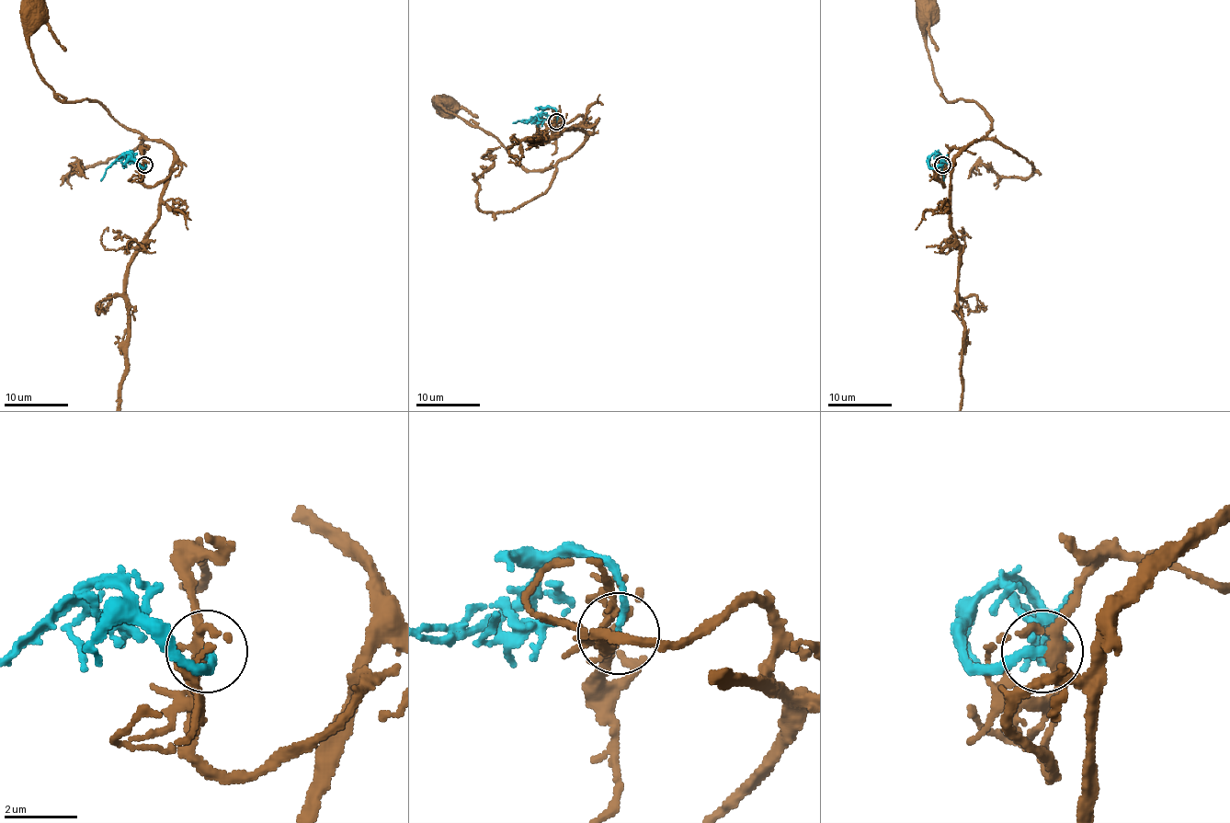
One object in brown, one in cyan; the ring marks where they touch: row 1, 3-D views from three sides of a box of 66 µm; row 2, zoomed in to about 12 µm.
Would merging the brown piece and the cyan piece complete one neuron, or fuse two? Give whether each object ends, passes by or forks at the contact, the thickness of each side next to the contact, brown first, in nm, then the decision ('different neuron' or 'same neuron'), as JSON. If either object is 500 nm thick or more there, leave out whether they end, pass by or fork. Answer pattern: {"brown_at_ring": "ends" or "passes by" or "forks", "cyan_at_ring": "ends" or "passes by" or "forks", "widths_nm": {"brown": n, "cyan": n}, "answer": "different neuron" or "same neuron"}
{"brown_at_ring": "forks", "cyan_at_ring": "ends", "widths_nm": {"brown": 220, "cyan": 220}, "answer": "same neuron"}

